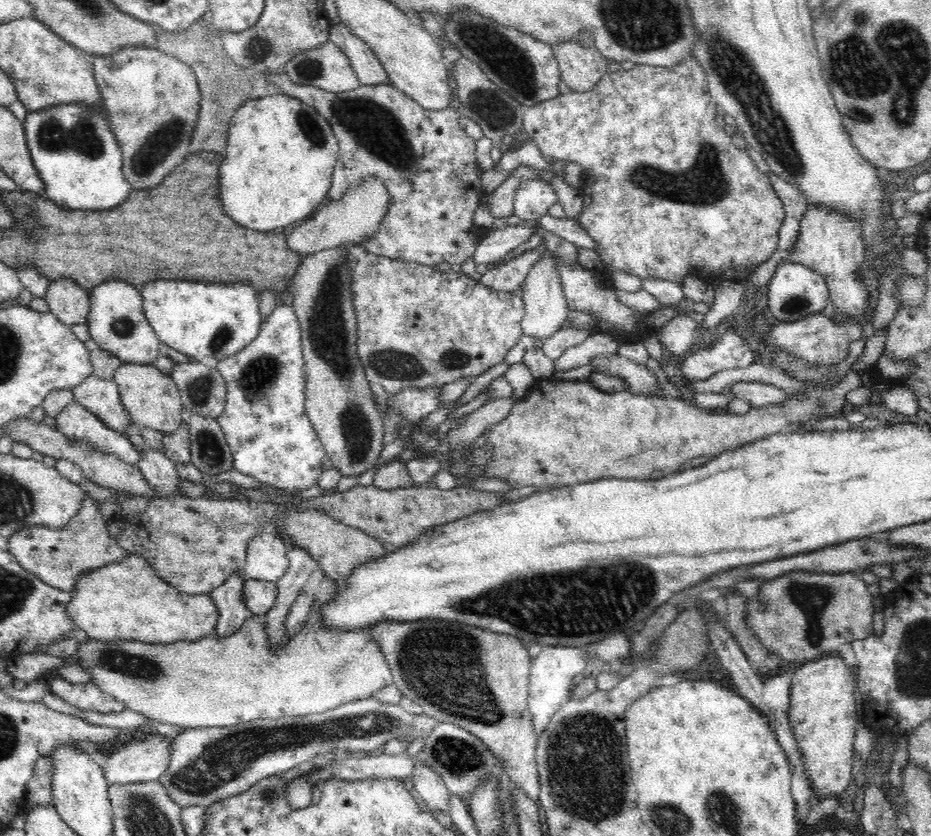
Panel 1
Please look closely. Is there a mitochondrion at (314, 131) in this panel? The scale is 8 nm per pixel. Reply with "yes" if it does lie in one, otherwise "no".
yes

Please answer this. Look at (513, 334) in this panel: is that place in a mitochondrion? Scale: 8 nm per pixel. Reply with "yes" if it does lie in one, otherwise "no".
no

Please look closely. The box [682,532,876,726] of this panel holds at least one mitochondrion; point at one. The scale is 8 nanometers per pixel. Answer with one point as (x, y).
(811, 601)

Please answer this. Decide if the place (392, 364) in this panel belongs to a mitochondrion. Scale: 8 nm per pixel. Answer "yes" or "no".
yes

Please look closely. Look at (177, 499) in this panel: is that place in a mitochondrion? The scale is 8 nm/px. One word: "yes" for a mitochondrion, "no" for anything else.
no

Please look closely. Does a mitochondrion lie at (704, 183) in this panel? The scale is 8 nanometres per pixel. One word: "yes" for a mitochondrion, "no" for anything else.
yes

